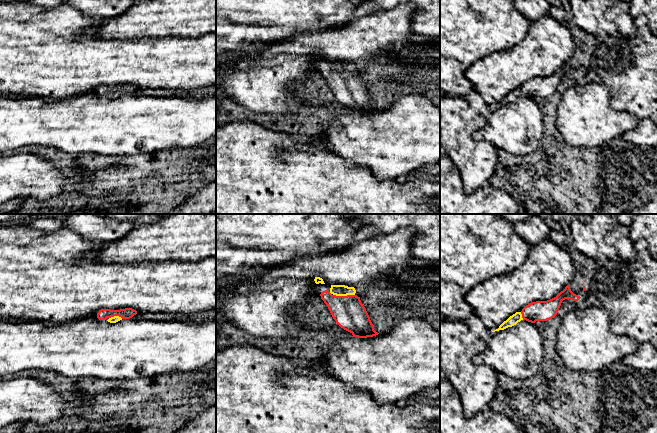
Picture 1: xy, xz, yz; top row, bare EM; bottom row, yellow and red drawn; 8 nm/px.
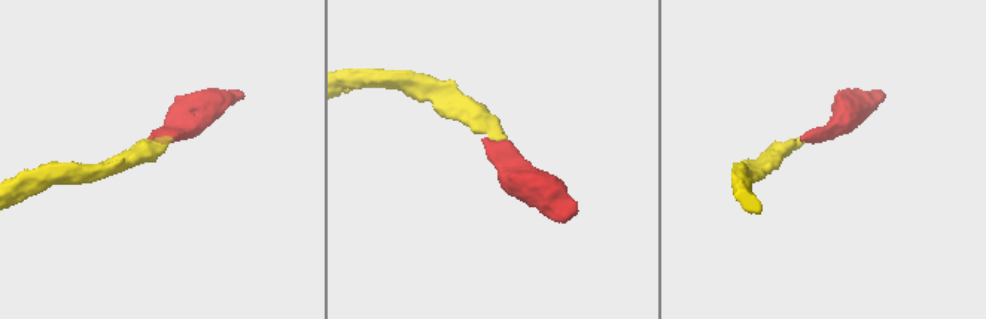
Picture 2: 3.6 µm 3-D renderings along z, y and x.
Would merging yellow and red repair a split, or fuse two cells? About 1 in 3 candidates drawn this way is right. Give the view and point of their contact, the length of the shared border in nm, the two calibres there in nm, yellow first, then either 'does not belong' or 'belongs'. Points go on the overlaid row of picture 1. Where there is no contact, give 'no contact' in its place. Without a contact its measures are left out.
meets yellow in xz at (344, 295); contact 180 nm long; 100 nm thick on the yellow side, 260 nm on the other; belongs

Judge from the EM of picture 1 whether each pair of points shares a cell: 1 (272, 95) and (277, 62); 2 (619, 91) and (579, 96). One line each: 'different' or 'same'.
1: same
2: different

